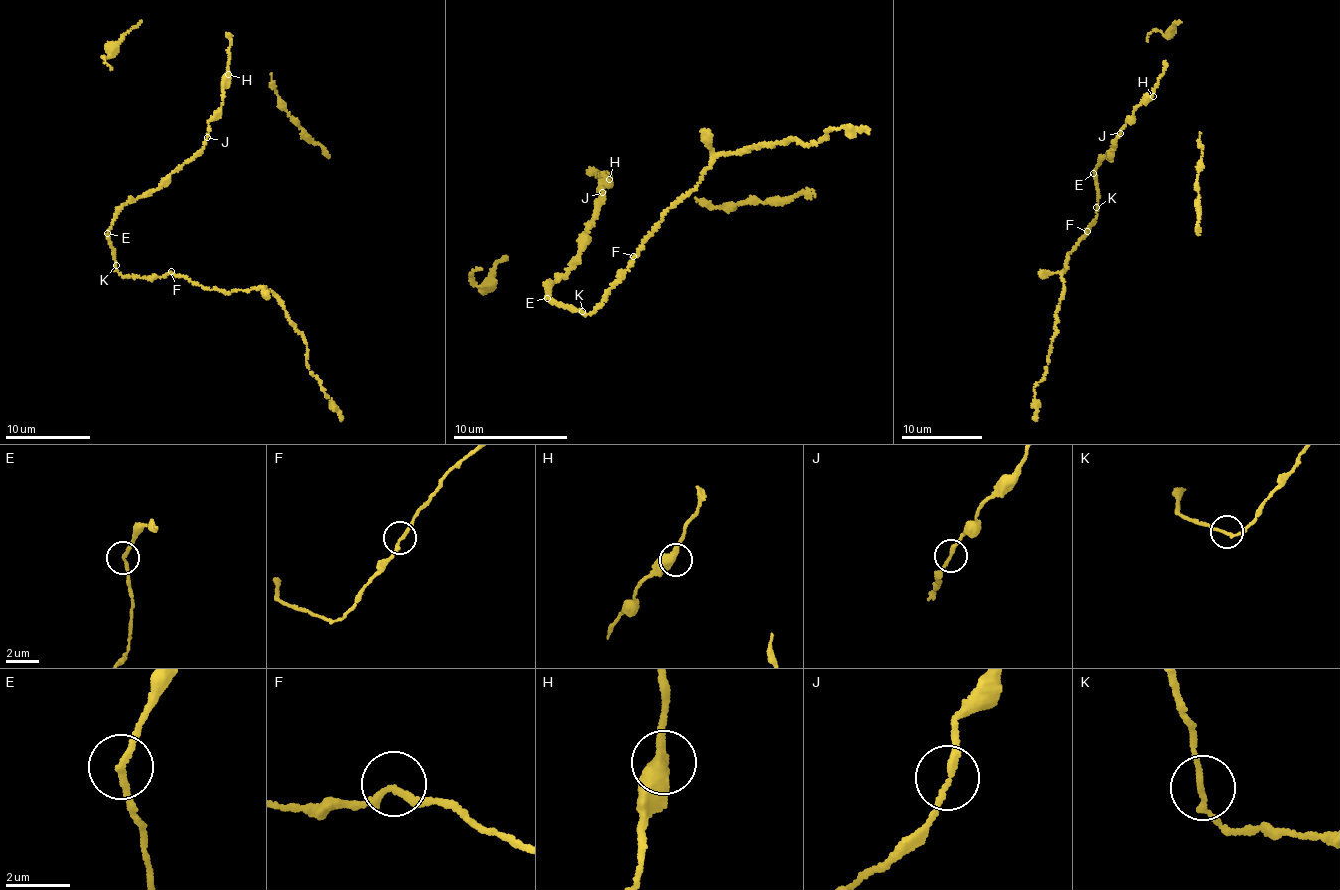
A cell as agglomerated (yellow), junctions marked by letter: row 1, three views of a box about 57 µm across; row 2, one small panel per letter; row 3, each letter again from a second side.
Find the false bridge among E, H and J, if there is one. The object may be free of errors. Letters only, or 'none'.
E

